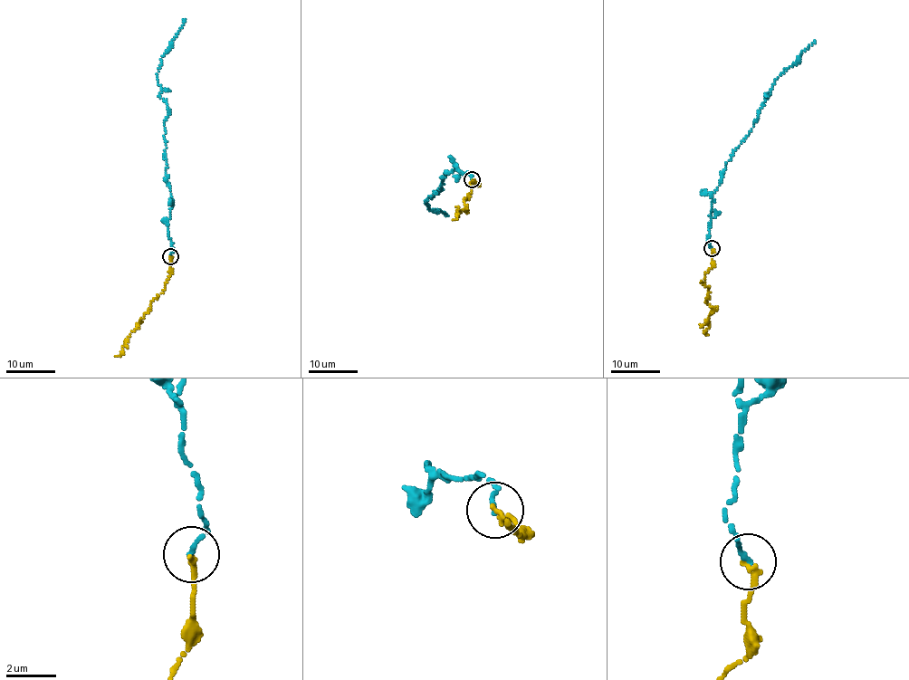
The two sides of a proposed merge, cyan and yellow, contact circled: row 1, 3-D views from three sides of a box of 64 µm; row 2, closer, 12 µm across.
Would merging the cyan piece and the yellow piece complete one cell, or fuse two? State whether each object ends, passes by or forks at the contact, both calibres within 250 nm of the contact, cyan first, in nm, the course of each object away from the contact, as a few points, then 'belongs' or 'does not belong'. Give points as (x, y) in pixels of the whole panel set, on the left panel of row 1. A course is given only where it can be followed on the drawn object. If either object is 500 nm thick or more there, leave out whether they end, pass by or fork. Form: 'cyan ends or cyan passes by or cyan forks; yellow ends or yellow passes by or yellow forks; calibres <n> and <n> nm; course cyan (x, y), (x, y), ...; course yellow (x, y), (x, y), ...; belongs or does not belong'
cyan ends; yellow ends; calibres 190 and 280 nm; course cyan (170, 256), (167, 224), (172, 203), (164, 135), (168, 109), (161, 98), (157, 79), (162, 55), (185, 20); course yellow (170, 256), (169, 275), (164, 289), (139, 319), (139, 325), (127, 337), (121, 353), (115, 356); belongs

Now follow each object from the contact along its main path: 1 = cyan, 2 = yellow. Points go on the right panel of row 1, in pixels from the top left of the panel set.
1: (712, 249), (708, 240), (712, 196), (720, 185), (725, 163), (753, 127), (757, 112), (780, 74), (814, 42)
2: (712, 249), (712, 268), (700, 281), (708, 286), (706, 301), (712, 311), (707, 318), (707, 334)

